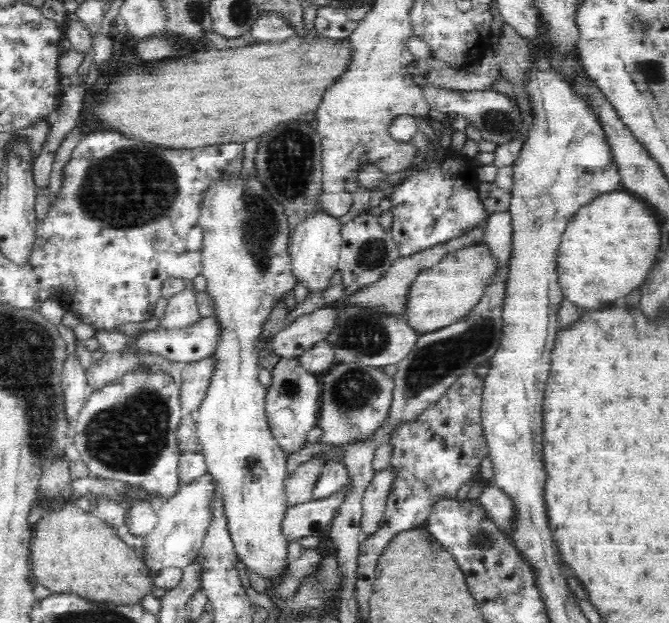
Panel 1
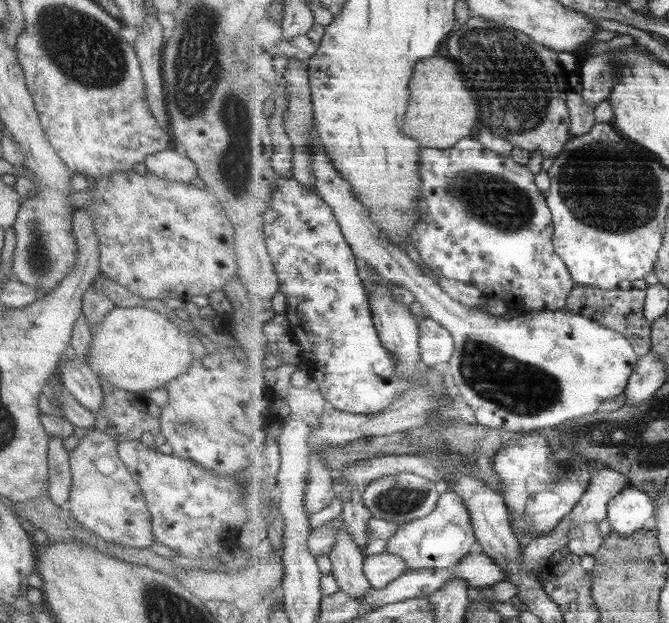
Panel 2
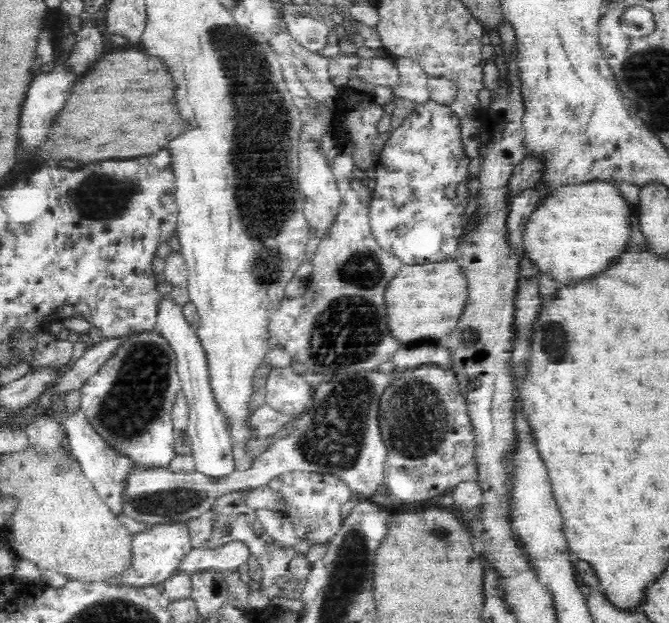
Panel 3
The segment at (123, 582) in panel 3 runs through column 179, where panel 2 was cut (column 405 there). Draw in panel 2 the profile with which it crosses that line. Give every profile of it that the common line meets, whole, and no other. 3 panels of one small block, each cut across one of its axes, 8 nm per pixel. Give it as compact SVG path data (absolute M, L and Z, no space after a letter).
M446 490L441 494L437 508L429 516L406 522L387 543L389 554L399 554L409 569L442 569L455 566L463 557L477 548L473 520L463 498L455 490Z

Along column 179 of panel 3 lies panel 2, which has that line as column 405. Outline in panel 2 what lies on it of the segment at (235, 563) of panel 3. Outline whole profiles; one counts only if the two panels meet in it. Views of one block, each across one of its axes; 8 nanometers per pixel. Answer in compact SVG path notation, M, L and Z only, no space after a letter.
M389 552L367 556L365 559L364 573L376 590L382 590L390 582L397 580L405 574L409 566L399 554Z

